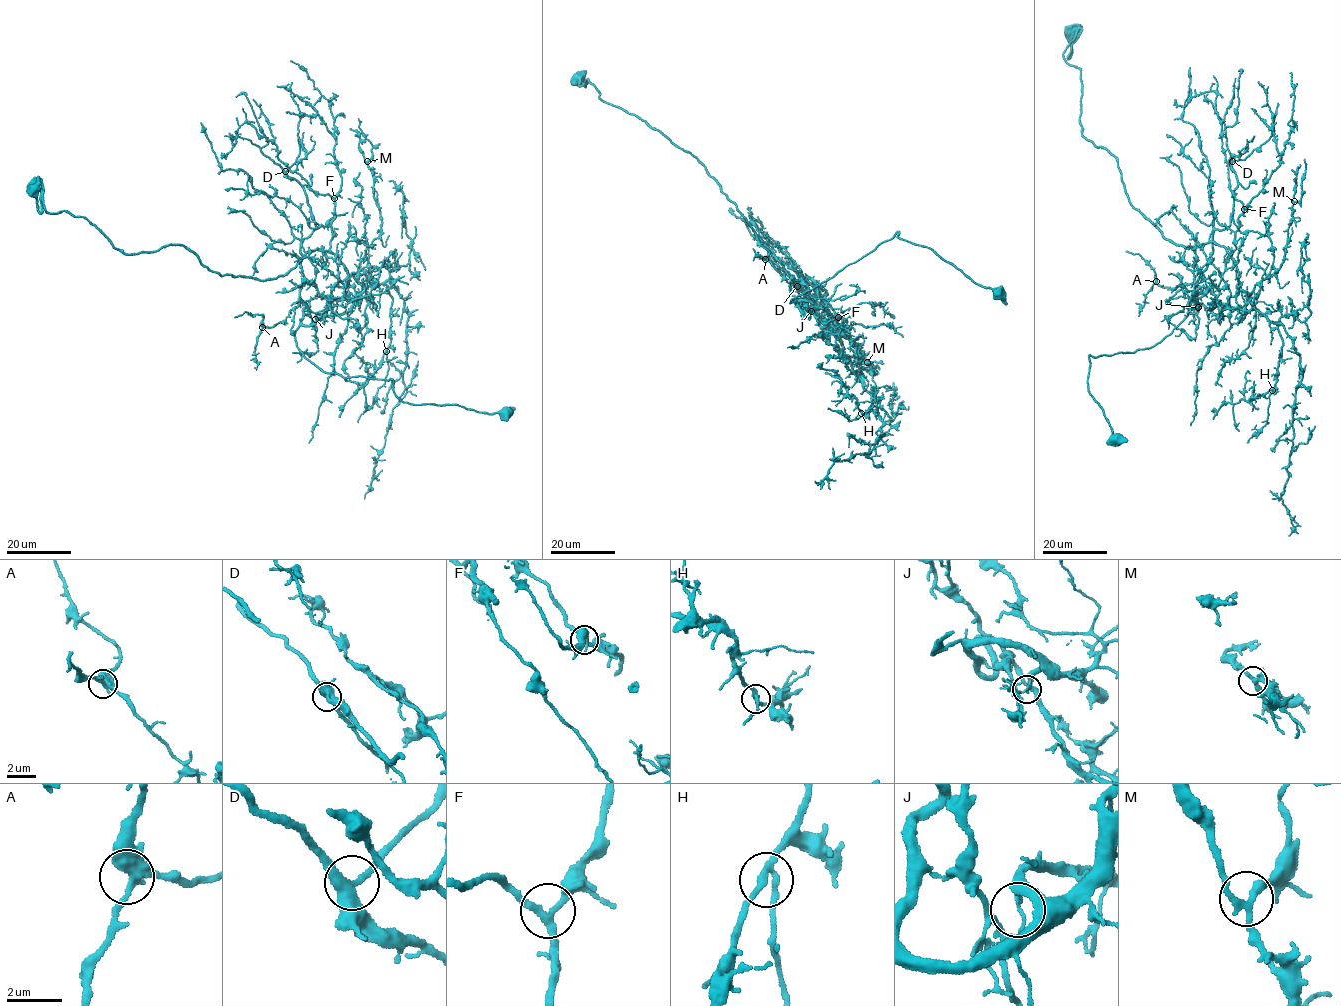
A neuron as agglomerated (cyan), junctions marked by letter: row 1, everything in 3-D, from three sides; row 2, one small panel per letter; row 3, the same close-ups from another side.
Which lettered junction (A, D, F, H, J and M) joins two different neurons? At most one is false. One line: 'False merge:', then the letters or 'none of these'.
False merge: J

